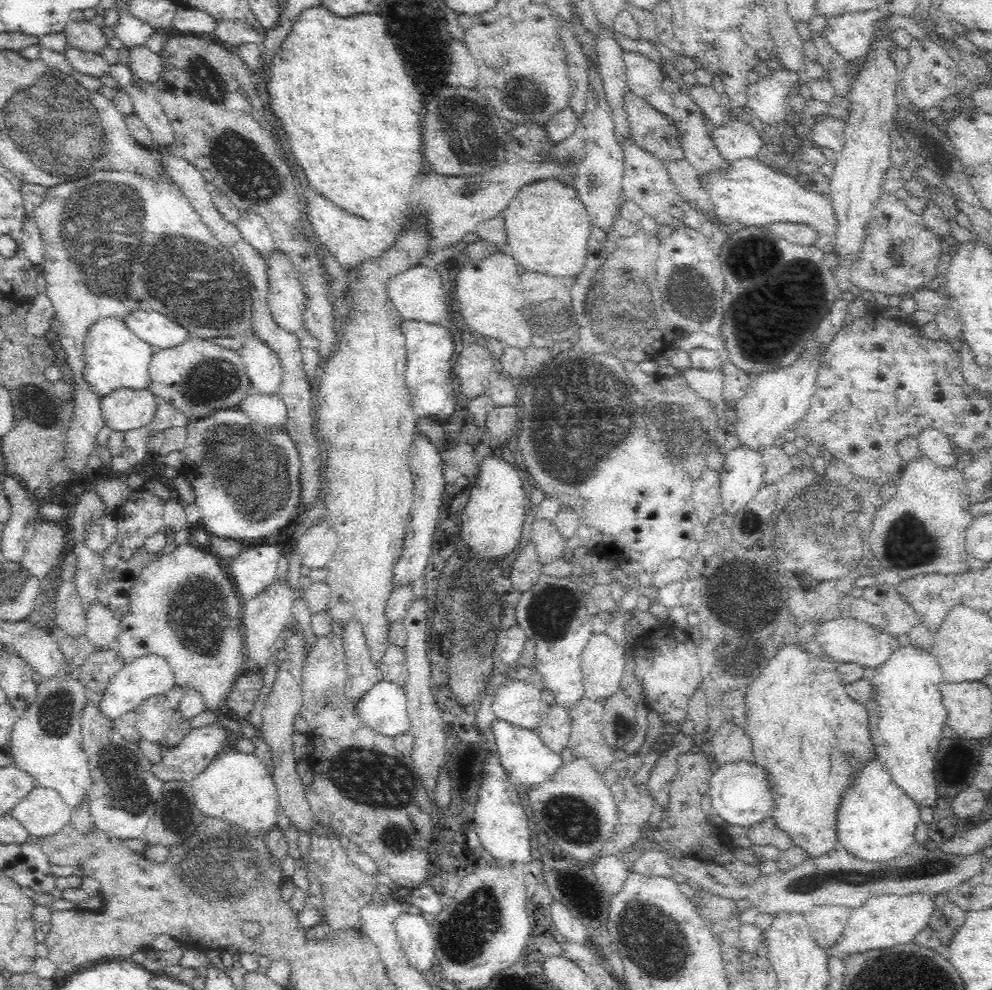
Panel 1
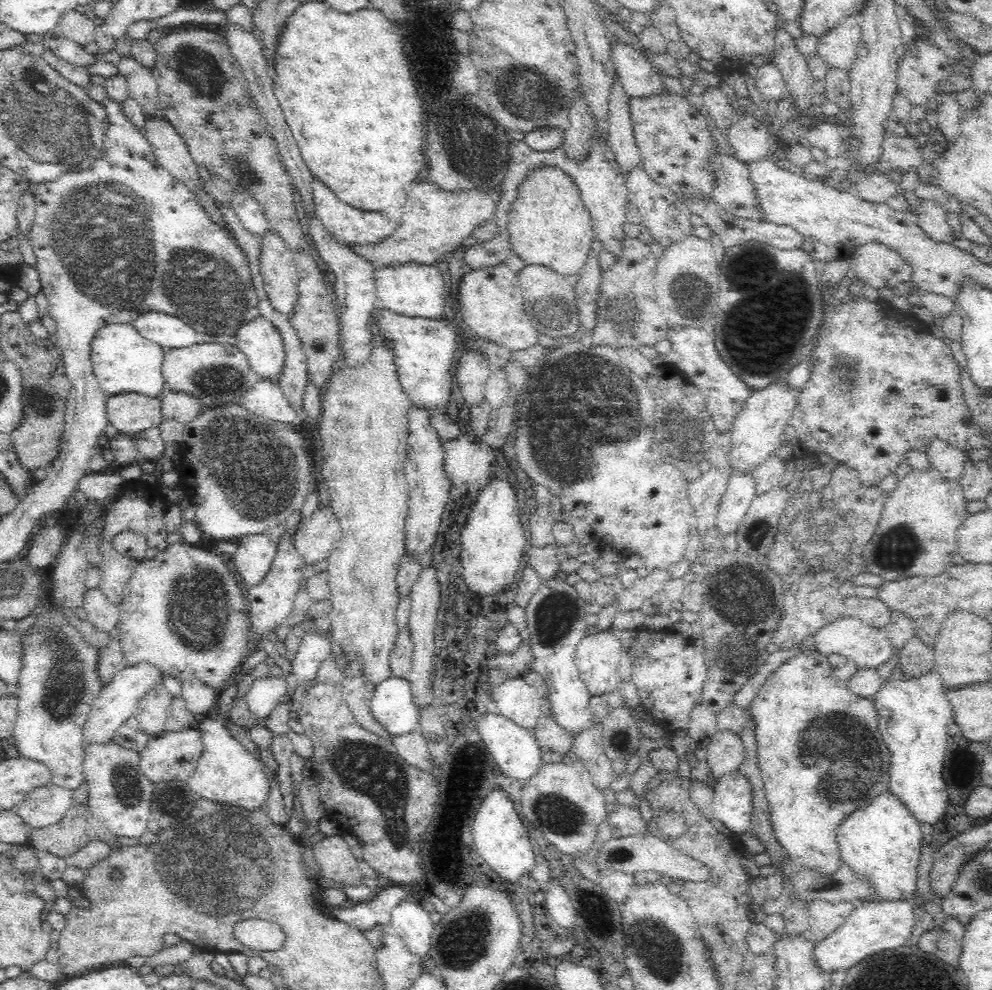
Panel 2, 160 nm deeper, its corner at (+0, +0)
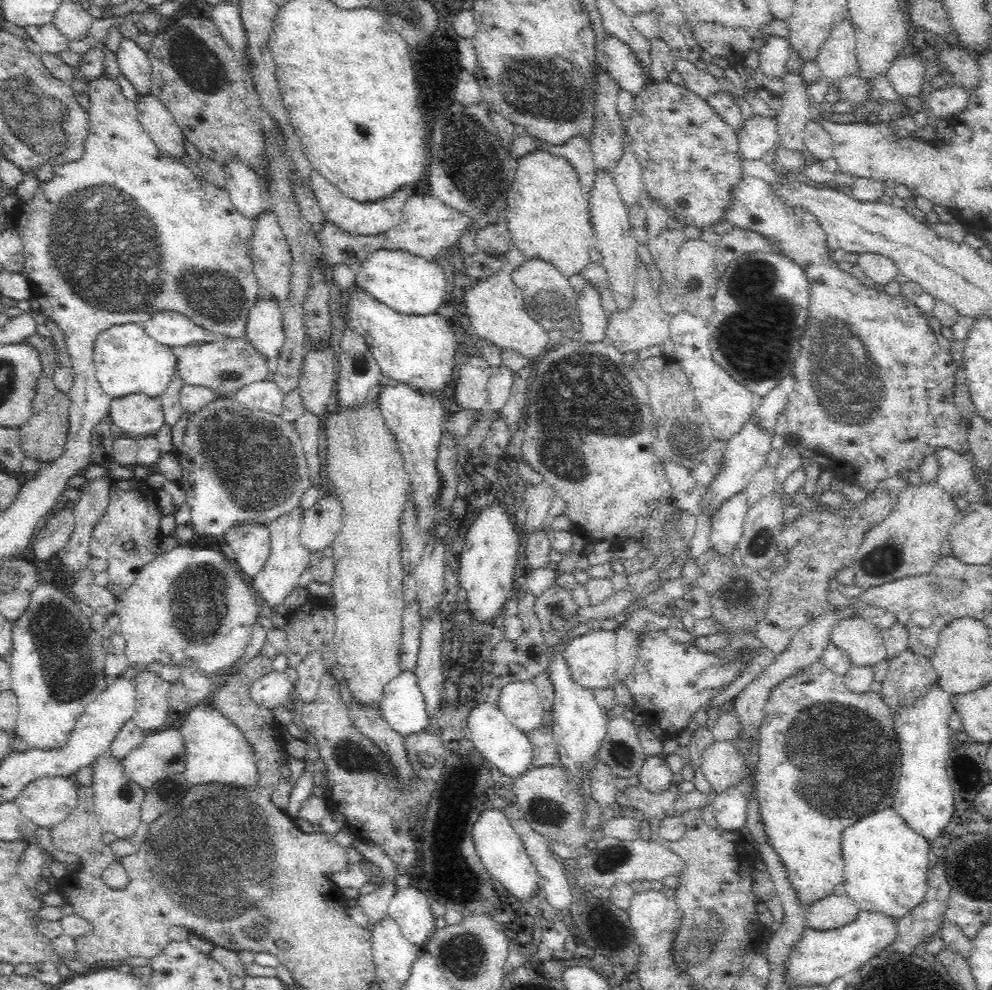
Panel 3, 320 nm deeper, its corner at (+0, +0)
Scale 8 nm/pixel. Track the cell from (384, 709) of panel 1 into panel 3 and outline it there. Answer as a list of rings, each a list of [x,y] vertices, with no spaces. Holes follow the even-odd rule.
[[[401,672],[388,681],[381,694],[379,711],[403,737],[427,728],[425,702],[414,672]]]

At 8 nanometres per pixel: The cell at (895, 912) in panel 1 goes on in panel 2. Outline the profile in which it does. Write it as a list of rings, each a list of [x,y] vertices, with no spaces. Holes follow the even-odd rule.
[[[878,899],[856,905],[838,930],[816,942],[814,950],[817,964],[831,974],[834,970],[848,970],[876,952],[894,950],[906,944],[917,921],[917,907],[911,901],[902,899]]]

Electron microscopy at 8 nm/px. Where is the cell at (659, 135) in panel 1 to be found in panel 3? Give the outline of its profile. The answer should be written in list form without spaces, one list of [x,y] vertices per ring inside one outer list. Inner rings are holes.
[[[651,80],[635,96],[632,116],[624,128],[629,149],[636,153],[642,165],[641,179],[644,189],[652,197],[664,203],[668,211],[672,211],[685,226],[696,226],[703,231],[722,221],[723,210],[731,197],[731,188],[743,174],[740,161],[742,154],[738,147],[737,132],[721,121],[706,99],[669,80]]]

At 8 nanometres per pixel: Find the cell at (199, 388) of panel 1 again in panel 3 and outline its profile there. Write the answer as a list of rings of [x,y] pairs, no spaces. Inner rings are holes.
[[[214,337],[194,346],[182,348],[175,364],[175,374],[184,385],[201,386],[211,390],[218,398],[234,400],[235,394],[255,382],[267,379],[266,360],[261,358],[247,338]]]

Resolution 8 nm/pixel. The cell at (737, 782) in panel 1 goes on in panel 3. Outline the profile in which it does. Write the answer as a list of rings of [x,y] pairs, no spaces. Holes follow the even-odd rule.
[[[730,786],[714,793],[713,815],[720,827],[727,831],[744,828],[747,819],[747,801],[737,786]]]

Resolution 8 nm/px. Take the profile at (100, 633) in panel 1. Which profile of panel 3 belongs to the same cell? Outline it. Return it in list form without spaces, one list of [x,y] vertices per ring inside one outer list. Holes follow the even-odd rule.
[[[86,568],[80,572],[80,578],[74,582],[68,591],[76,600],[88,604],[94,614],[110,617],[117,610],[117,597],[106,587],[93,582],[94,572]]]

